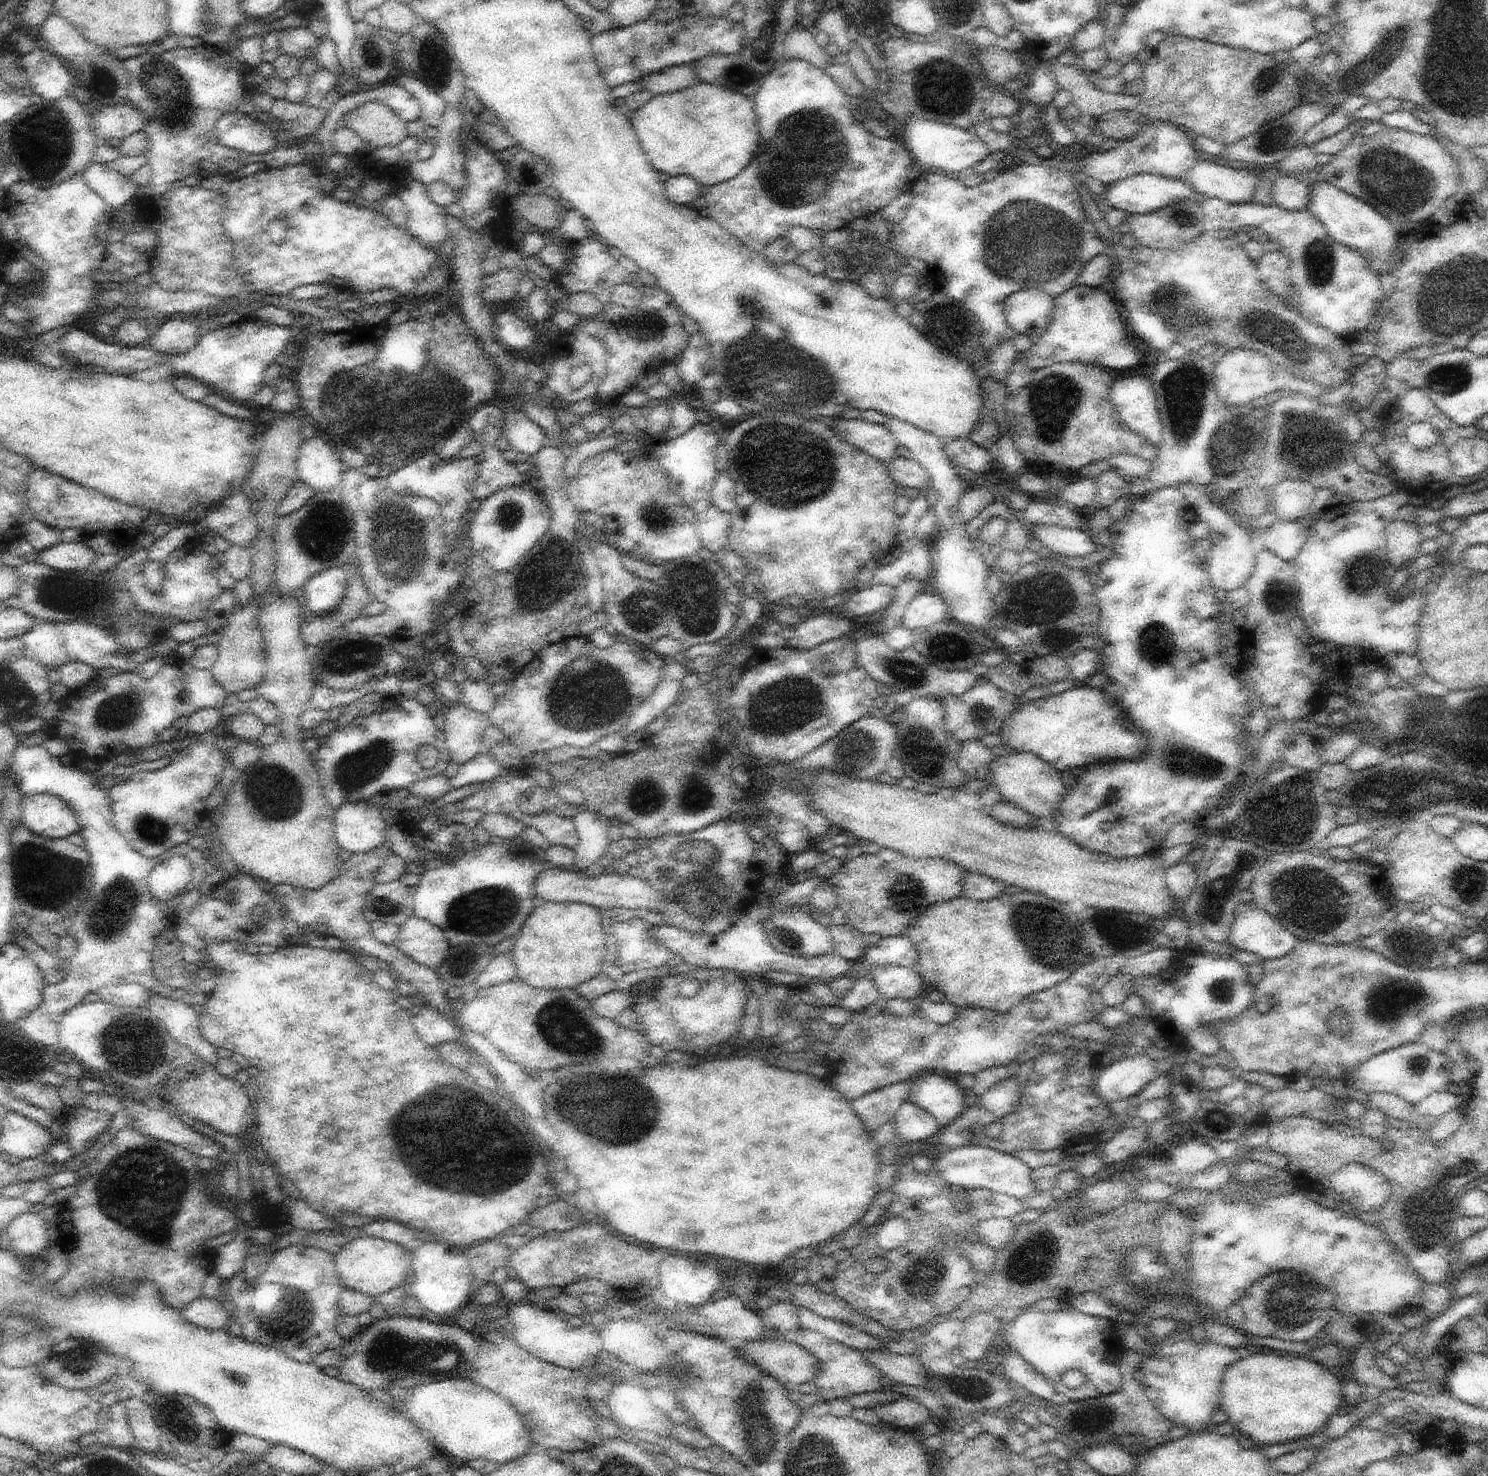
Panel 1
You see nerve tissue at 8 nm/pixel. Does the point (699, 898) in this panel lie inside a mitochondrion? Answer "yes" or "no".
yes

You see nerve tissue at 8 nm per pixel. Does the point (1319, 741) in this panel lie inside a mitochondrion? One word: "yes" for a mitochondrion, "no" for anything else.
yes

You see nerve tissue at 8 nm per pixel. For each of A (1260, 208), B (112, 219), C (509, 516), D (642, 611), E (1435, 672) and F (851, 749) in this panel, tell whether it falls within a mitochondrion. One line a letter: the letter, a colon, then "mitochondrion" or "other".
A: other
B: other
C: mitochondrion
D: mitochondrion
E: other
F: mitochondrion

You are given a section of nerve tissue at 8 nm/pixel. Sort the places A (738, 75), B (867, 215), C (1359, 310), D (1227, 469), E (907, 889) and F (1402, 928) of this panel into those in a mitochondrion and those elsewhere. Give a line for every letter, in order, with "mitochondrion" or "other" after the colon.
A: mitochondrion
B: other
C: other
D: mitochondrion
E: mitochondrion
F: other

